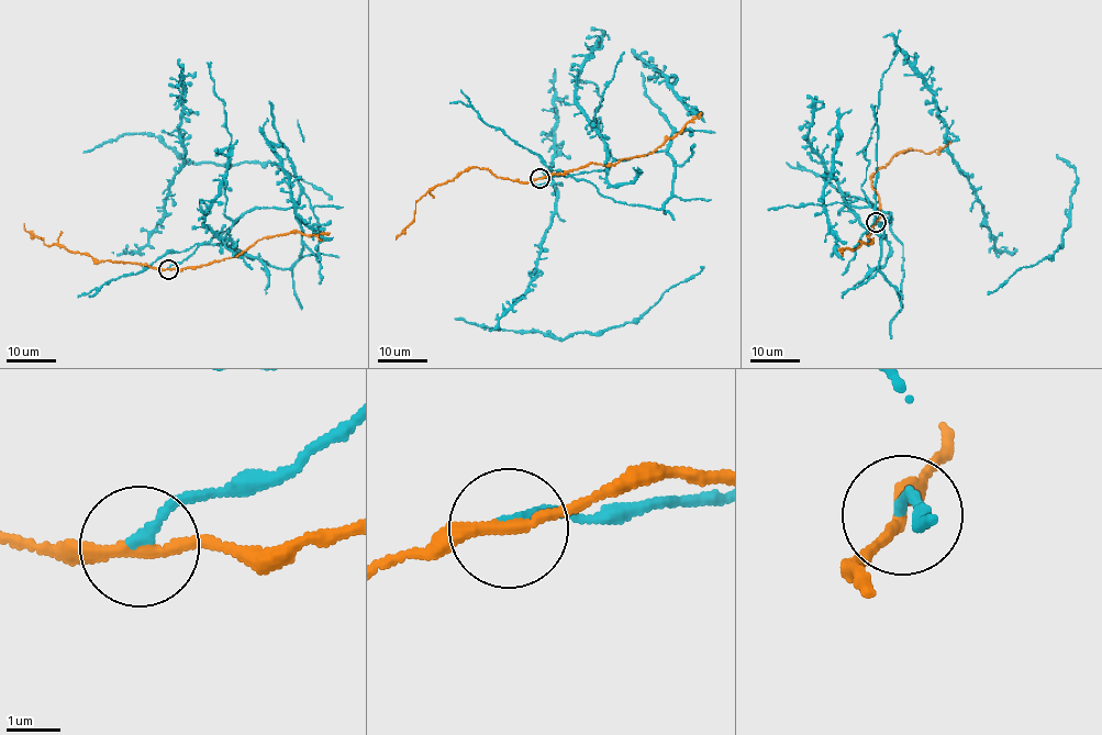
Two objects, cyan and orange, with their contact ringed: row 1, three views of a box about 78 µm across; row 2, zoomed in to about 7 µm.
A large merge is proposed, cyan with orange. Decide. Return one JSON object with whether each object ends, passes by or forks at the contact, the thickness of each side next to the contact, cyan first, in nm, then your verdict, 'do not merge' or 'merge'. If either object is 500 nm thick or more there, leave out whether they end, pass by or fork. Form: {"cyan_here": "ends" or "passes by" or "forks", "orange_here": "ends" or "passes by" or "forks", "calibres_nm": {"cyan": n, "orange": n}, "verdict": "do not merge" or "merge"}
{"cyan_here": "ends", "orange_here": "passes by", "calibres_nm": {"cyan": 180, "orange": 240}, "verdict": "do not merge"}

